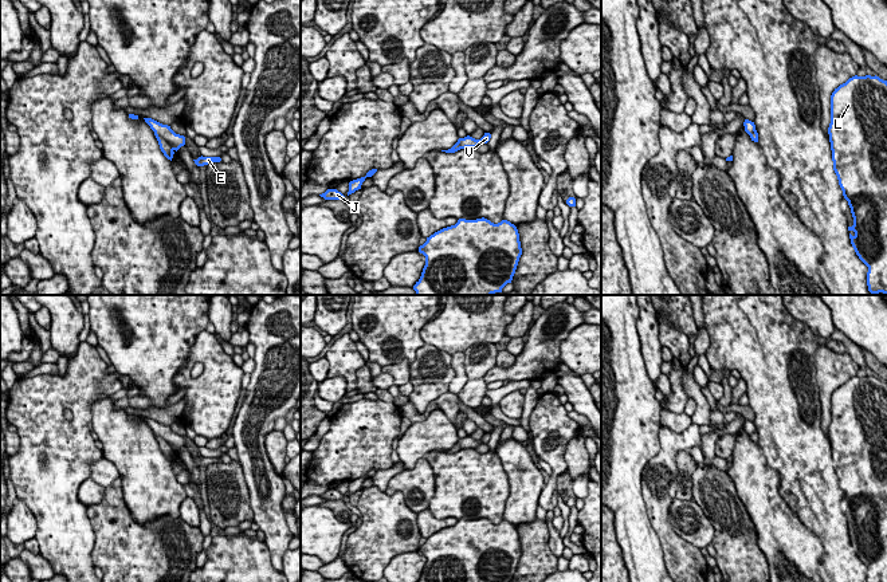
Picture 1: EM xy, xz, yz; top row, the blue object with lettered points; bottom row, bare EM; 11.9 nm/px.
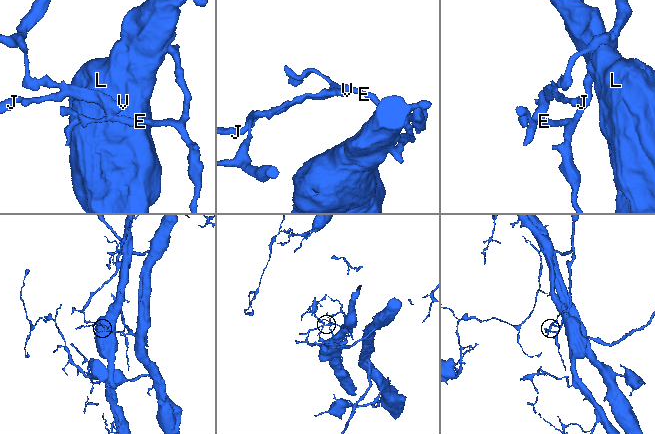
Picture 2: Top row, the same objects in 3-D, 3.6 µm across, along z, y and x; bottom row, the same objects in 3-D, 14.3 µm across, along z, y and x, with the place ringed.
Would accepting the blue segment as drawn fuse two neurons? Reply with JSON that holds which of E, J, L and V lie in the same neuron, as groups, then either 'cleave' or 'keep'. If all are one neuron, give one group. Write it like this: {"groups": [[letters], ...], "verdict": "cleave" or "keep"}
{"groups": [["E", "J", "L"], ["V"]], "verdict": "cleave"}

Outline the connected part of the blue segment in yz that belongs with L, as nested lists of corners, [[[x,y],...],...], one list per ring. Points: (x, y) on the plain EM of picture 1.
[[[855,375],[835,389],[828,434],[833,471],[853,518],[851,544],[868,567],[867,582],[887,582],[887,381]]]

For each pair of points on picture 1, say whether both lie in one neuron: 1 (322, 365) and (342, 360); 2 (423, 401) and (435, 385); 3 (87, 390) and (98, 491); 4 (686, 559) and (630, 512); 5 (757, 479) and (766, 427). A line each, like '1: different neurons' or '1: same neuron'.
1: different neurons
2: same neuron
3: different neurons
4: different neurons
5: different neurons

